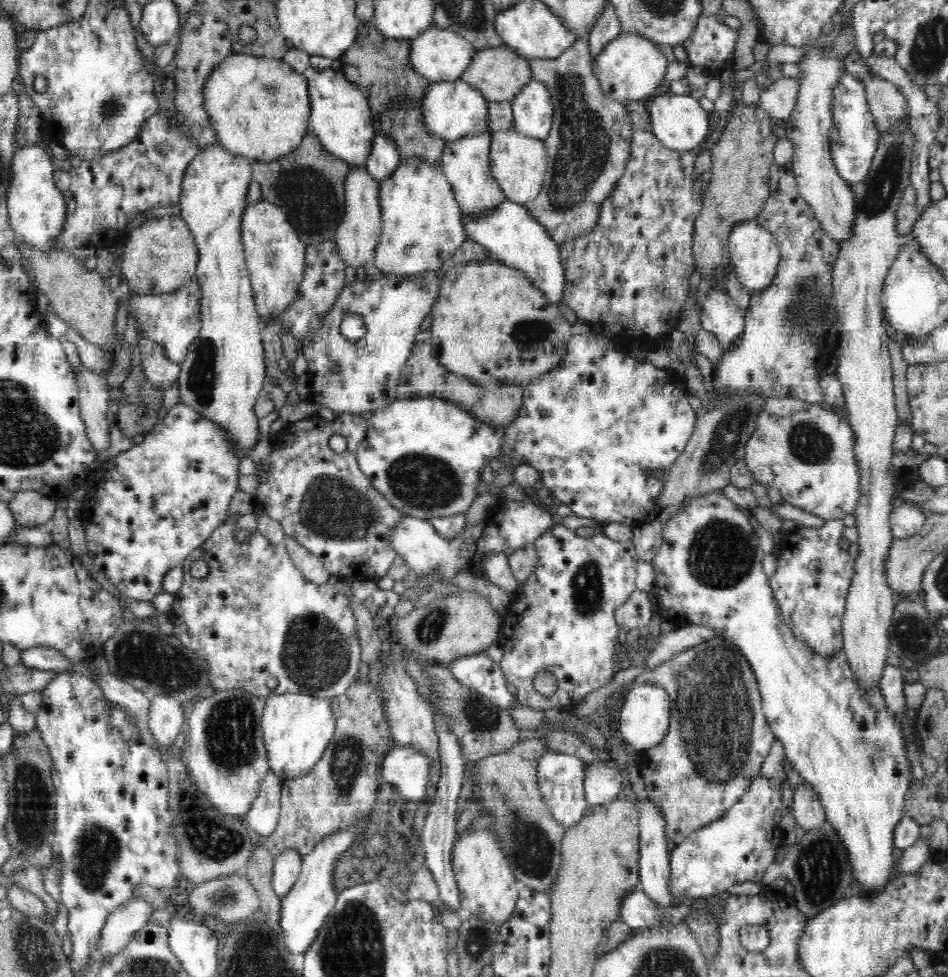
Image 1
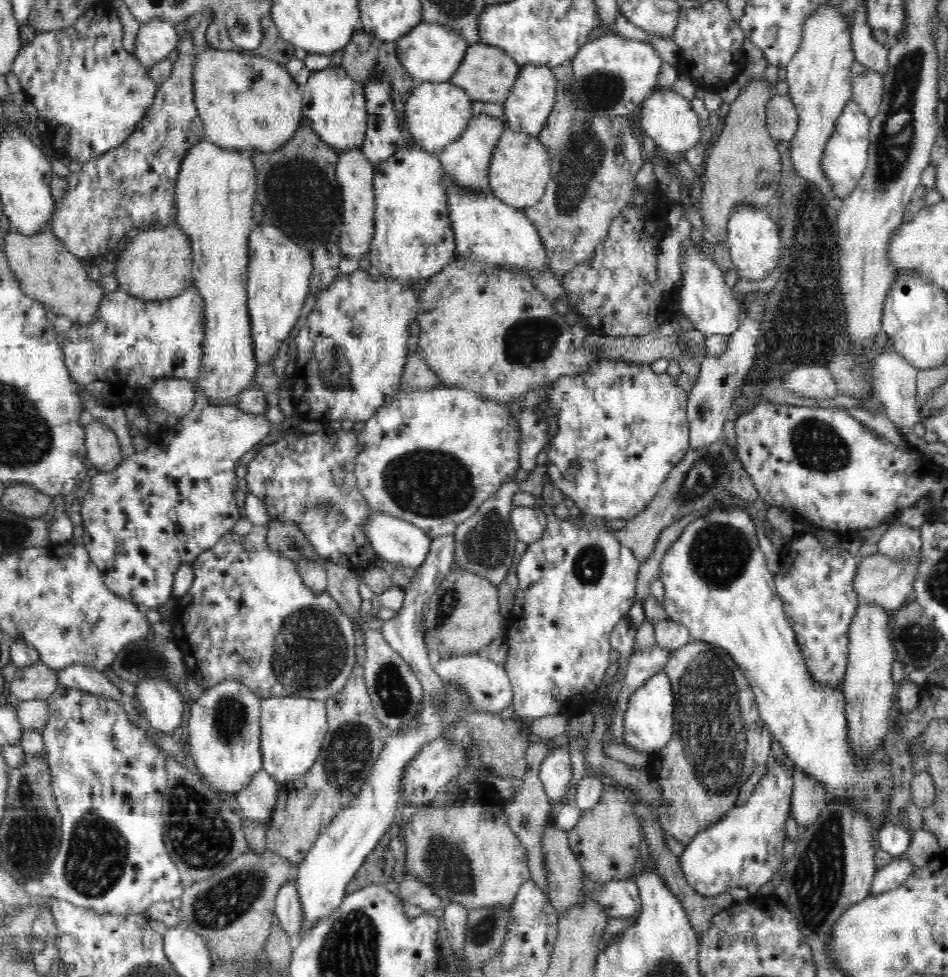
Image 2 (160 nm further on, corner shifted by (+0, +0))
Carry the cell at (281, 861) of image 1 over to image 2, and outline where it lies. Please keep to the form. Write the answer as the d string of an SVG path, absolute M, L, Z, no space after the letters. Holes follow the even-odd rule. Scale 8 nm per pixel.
M288 880L282 884L282 888L279 888L275 902L275 916L280 928L294 938L295 942L304 933L302 932L304 913L302 913L296 882Z

